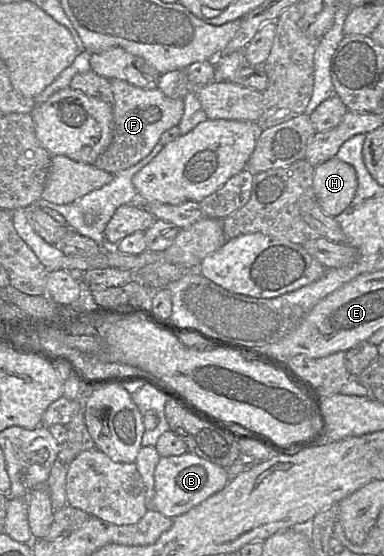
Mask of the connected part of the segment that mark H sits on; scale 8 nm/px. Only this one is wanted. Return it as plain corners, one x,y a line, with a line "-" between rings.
331,158
315,167
312,188
317,205
332,217
343,212
353,200
357,178
353,168

